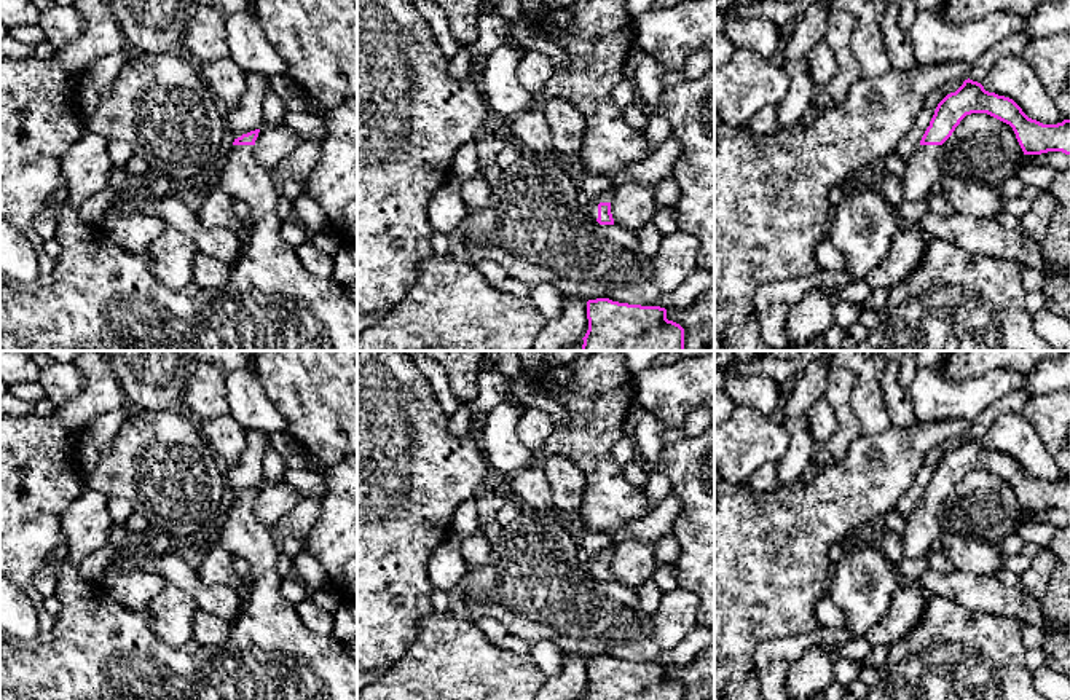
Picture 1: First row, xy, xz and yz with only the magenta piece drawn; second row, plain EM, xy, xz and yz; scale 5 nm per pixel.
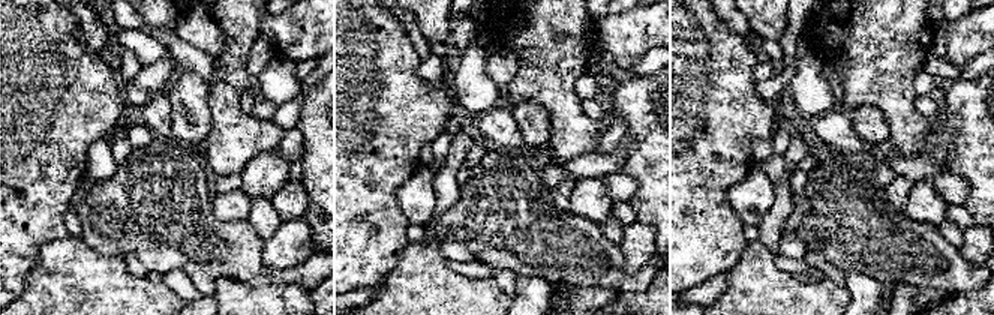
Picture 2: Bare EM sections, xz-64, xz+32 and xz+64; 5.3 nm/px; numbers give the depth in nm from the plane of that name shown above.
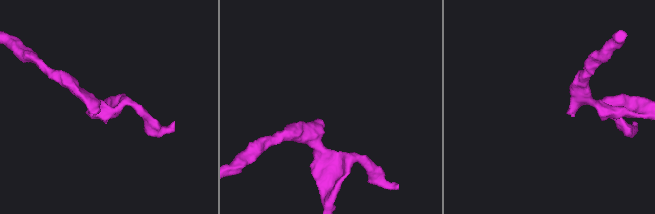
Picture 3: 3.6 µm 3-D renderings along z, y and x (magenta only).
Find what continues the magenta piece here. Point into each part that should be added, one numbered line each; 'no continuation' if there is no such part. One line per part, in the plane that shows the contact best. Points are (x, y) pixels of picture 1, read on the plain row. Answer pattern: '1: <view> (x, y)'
1: xz (606, 554)

